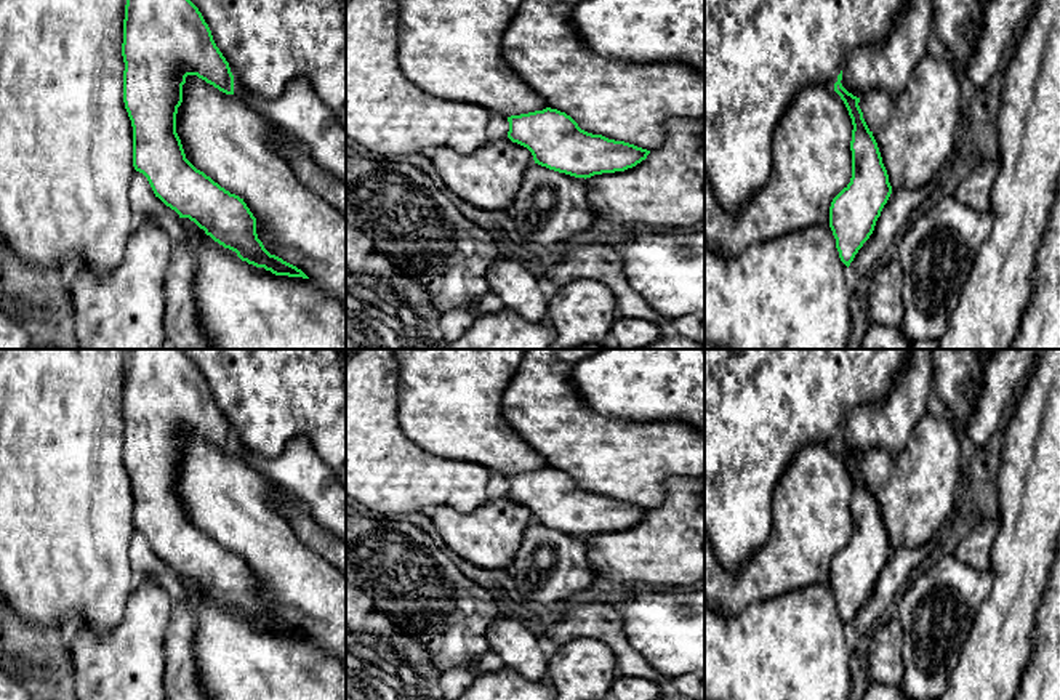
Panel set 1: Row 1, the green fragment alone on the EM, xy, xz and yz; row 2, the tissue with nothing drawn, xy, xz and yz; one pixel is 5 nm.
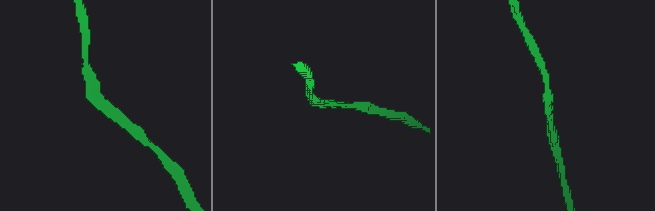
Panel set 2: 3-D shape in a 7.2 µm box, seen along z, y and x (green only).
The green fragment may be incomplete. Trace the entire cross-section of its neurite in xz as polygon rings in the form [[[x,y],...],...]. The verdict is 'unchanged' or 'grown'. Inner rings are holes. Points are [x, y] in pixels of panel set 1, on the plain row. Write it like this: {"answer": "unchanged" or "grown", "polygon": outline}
{"answer": "grown", "polygon": [[[527,349],[501,400],[503,418],[509,423],[514,432],[522,441],[525,441],[535,452],[538,452],[548,463],[548,466],[543,469],[508,476],[508,481],[509,481],[508,497],[512,501],[517,501],[527,506],[532,511],[535,522],[546,525],[549,529],[559,530],[559,532],[565,532],[565,533],[570,533],[575,537],[584,537],[584,538],[594,533],[624,530],[628,527],[636,525],[642,519],[645,519],[652,509],[656,509],[658,506],[663,505],[665,497],[666,497],[665,482],[668,479],[705,476],[705,431],[697,429],[695,426],[684,421],[626,421],[626,420],[608,418],[594,412],[588,405],[588,402],[580,396],[578,389],[575,388],[572,381],[572,372],[580,360],[599,351],[600,349]]]}

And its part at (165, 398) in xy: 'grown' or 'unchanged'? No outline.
grown

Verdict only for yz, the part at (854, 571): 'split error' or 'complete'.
split error

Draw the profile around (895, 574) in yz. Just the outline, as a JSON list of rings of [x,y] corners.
[[[951,519],[935,533],[935,537],[919,548],[892,548],[874,589],[855,614],[849,625],[852,641],[861,639],[877,626],[879,618],[895,601],[898,591],[911,583],[913,570],[945,540]]]

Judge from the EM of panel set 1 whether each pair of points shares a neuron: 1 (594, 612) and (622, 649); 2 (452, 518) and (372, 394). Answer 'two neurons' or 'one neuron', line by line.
1: one neuron
2: two neurons

